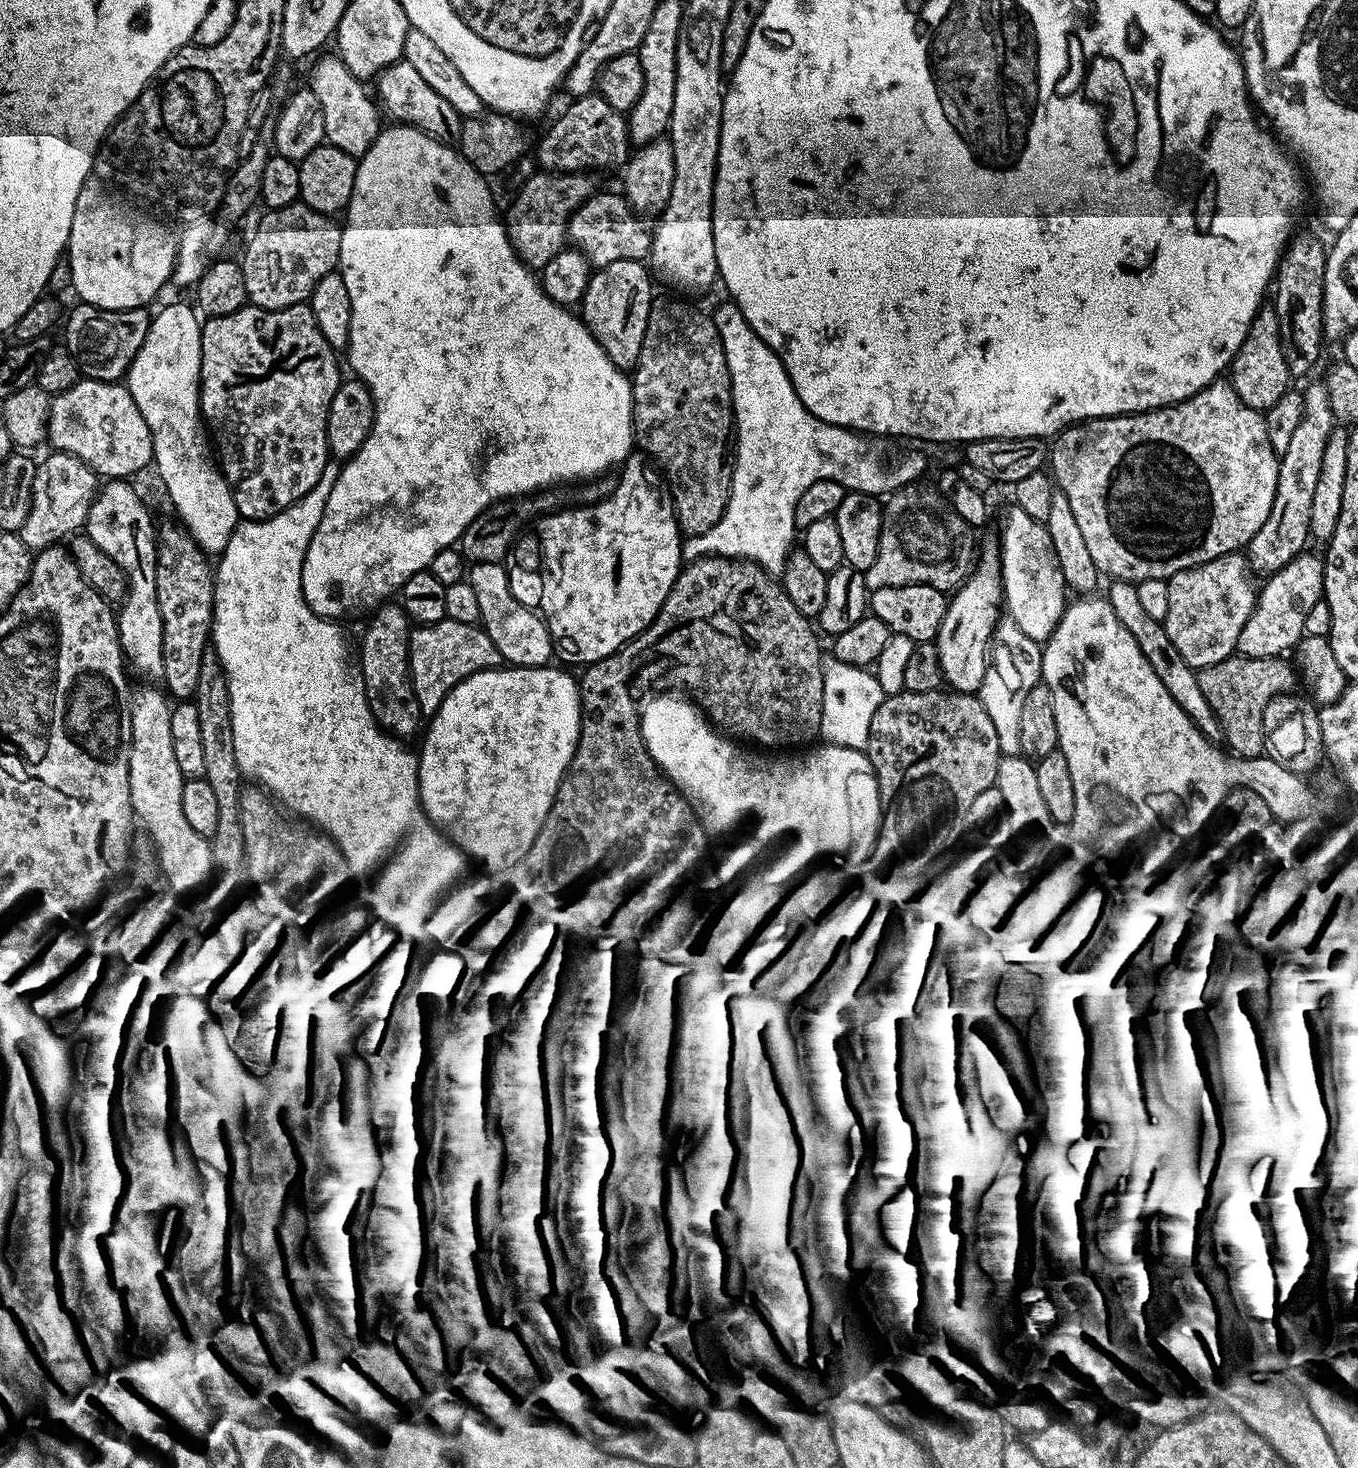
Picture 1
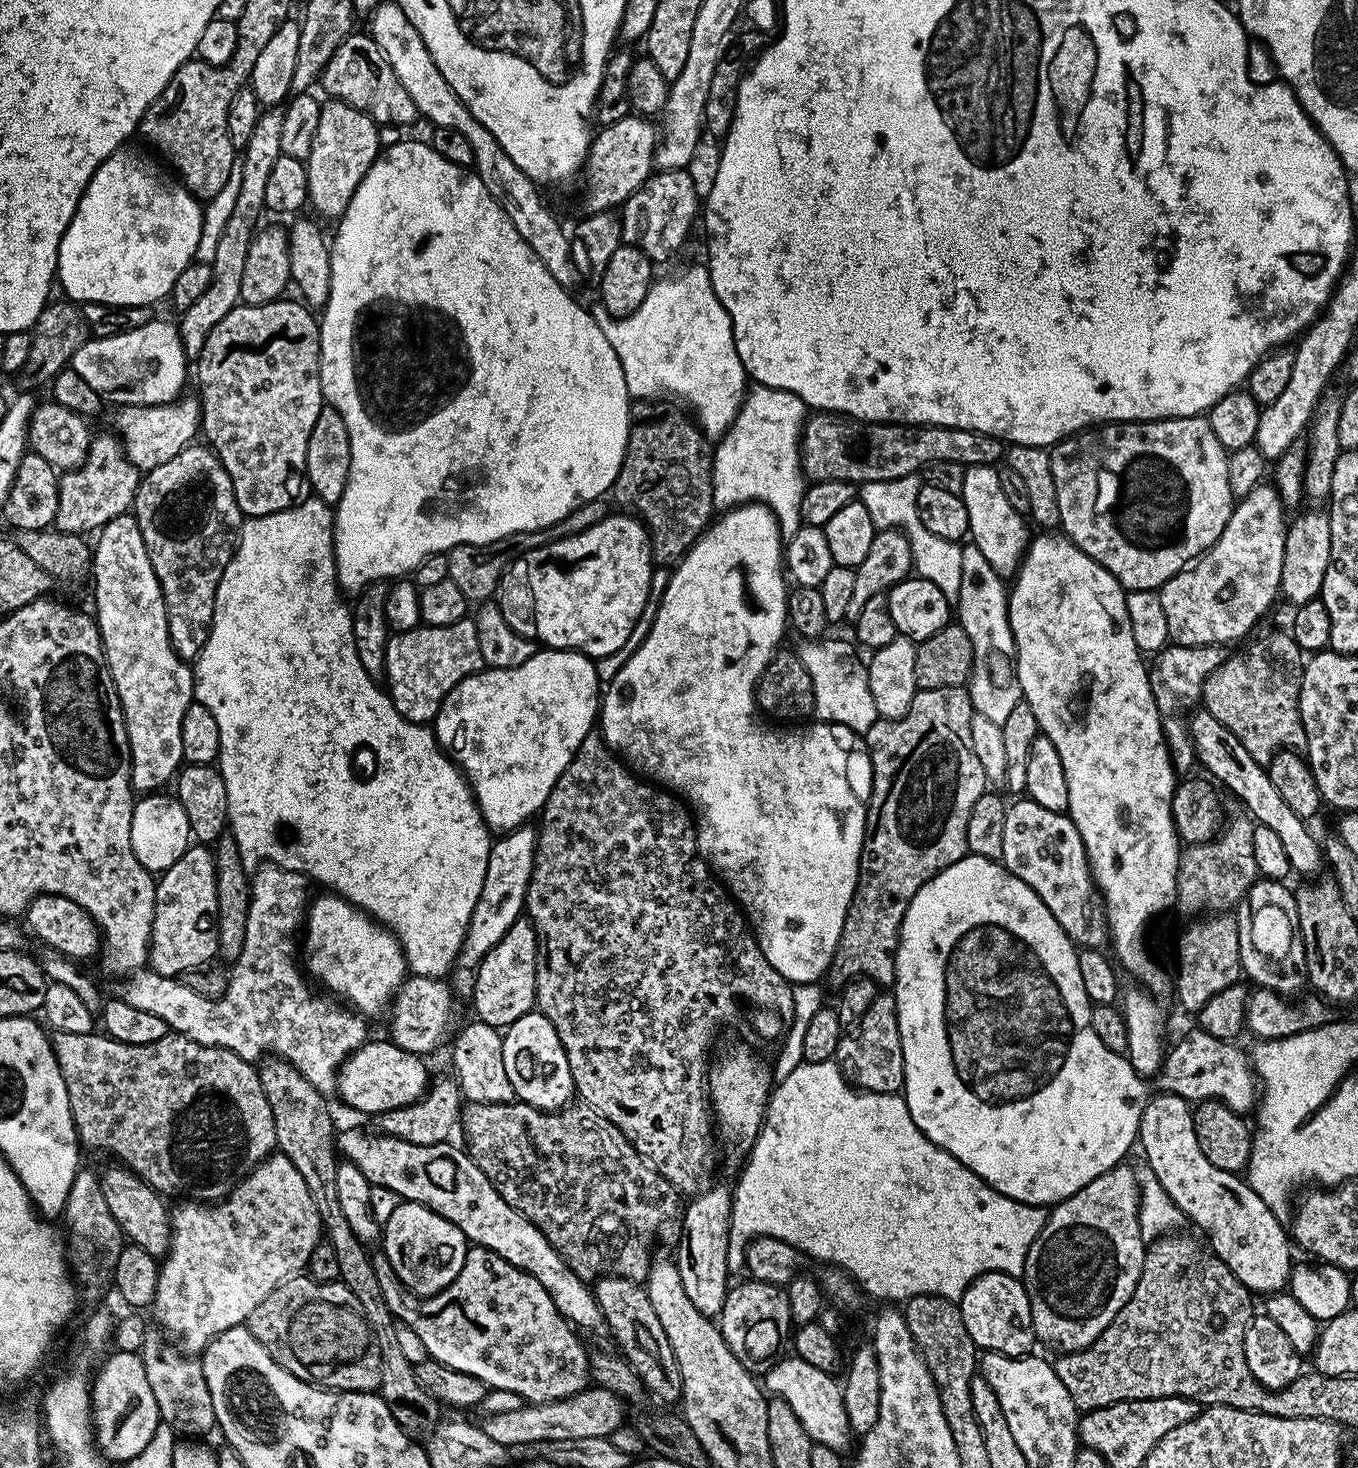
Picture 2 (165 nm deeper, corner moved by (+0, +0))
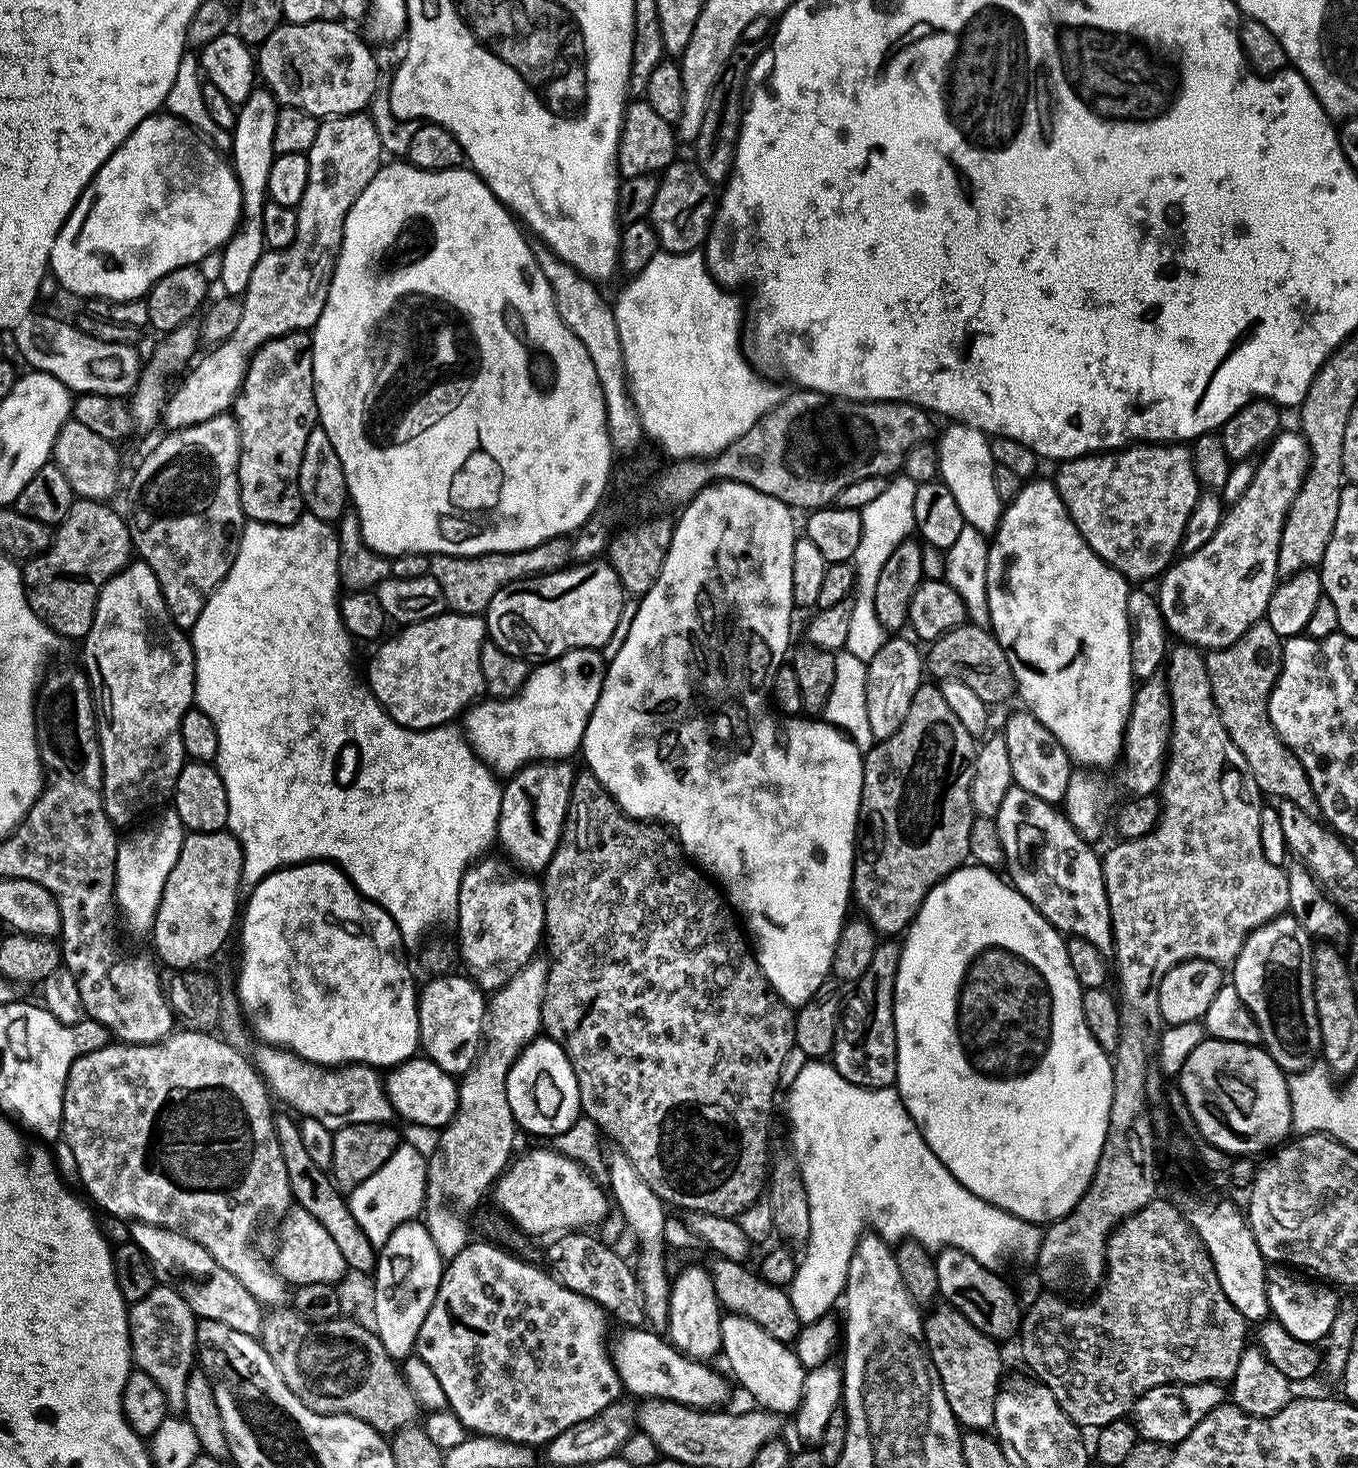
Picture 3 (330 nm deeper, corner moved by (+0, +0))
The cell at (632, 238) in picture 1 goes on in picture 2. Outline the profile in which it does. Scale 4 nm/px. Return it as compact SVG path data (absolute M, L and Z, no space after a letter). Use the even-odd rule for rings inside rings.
M657 171L619 209L620 235L623 243L634 246L647 254L653 265L664 264L684 243L692 232L692 223L697 223L702 208L702 192L696 189L696 180L691 171Z

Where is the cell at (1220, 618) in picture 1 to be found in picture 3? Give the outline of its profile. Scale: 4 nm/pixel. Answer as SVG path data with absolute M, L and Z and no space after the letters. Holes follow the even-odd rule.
M1281 431L1259 457L1254 478L1250 486L1246 486L1246 494L1242 494L1242 498L1238 498L1238 502L1223 513L1223 520L1214 536L1198 551L1181 555L1168 571L1159 577L1160 609L1164 627L1171 635L1173 632L1179 641L1191 644L1194 648L1219 650L1238 642L1238 638L1242 638L1242 634L1246 634L1250 626L1265 619L1267 604L1278 584L1276 567L1282 526L1290 510L1290 502L1294 502L1304 475L1308 473L1308 461L1308 444L1299 431Z

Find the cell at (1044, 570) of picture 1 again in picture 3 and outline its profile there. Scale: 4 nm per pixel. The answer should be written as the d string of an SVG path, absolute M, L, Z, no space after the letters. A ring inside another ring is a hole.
M952 422L949 428L935 441L936 456L940 459L939 479L948 487L950 494L962 510L965 525L985 534L995 533L1000 525L1000 516L1006 504L998 498L998 489L994 486L996 461L992 459L992 446L989 437L968 424Z

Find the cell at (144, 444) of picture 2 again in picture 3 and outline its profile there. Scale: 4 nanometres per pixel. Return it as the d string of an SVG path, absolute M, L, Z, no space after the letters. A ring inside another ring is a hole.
M352 112L348 116L321 119L318 135L314 138L314 146L310 146L306 155L310 162L310 182L306 186L306 194L302 194L302 202L295 207L298 214L296 240L285 248L265 251L258 259L248 289L242 295L244 302L242 318L238 318L234 334L230 334L230 338L226 338L220 344L209 347L208 353L204 357L201 355L191 365L193 368L189 370L188 377L177 388L175 385L171 389L168 399L164 402L162 424L163 427L166 426L165 429L189 428L198 422L204 422L206 418L225 415L240 392L249 360L267 340L291 332L308 332L315 328L326 306L330 282L336 269L336 259L340 256L346 214L350 214L350 206L358 202L358 194L362 194L362 190L370 186L374 174L382 167L382 159L380 160L382 149L376 124L371 115L358 112Z

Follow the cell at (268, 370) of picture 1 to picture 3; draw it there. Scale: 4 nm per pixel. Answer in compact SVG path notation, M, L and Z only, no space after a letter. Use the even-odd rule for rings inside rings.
M291 332L273 340L267 340L248 362L244 381L232 402L231 415L236 418L236 429L240 435L240 461L238 462L238 482L240 483L240 505L249 521L258 523L285 525L294 523L305 511L304 499L300 493L300 467L302 466L302 450L306 450L306 438L310 438L310 430L317 427L316 395L314 394L314 370L312 369L312 338L308 332Z

